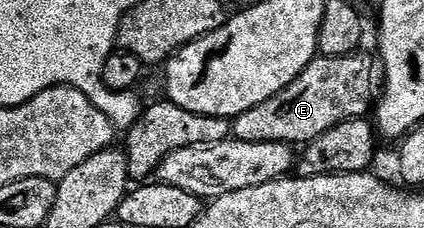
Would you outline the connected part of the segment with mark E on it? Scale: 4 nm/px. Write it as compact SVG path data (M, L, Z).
M359 54L320 55L275 97L234 119L234 135L238 141L247 143L308 144L339 123L364 117L368 108L370 111L373 98L370 72Z

